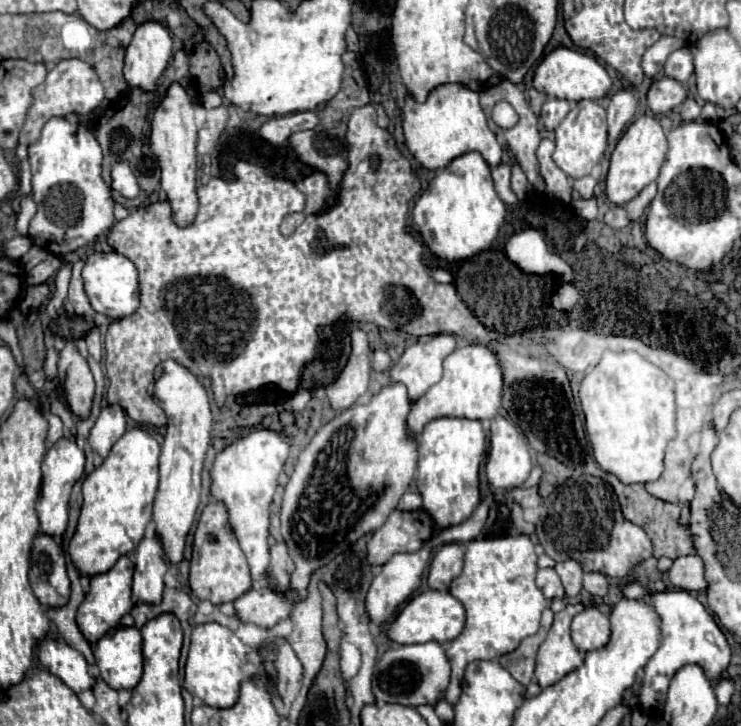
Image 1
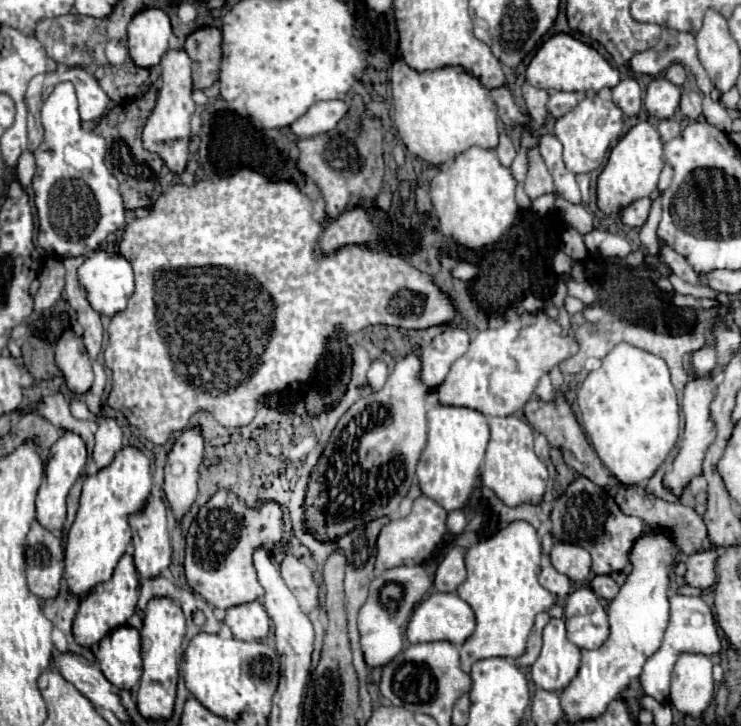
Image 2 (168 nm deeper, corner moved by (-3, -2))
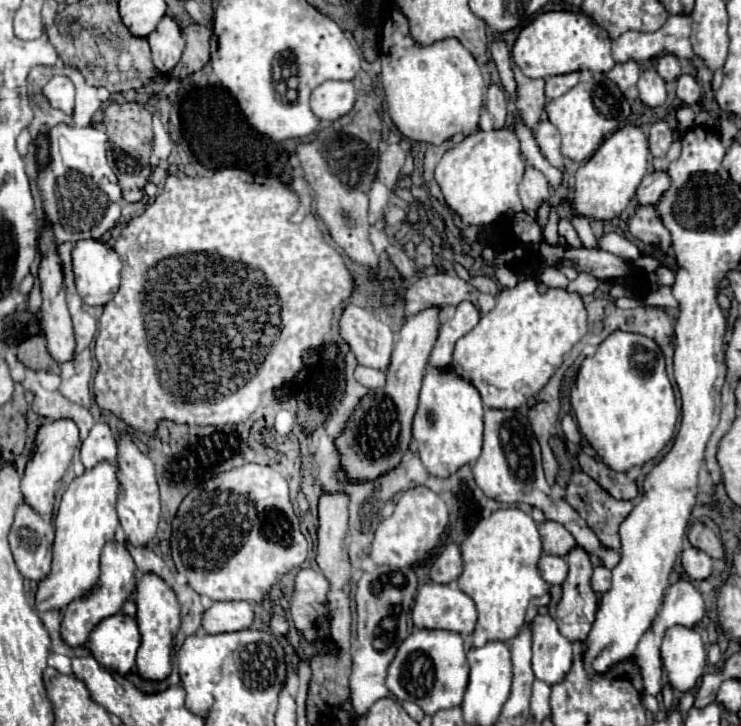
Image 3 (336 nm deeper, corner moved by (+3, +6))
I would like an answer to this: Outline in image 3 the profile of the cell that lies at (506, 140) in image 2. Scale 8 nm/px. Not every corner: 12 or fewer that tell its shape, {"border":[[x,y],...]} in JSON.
{"border":[[500,86],[486,92],[486,110],[494,130],[506,124],[506,96]]}

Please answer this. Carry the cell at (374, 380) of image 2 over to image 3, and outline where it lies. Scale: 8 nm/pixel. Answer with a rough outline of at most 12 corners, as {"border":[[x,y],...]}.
{"border":[[356,366],[354,378],[366,388],[386,382],[386,372]]}

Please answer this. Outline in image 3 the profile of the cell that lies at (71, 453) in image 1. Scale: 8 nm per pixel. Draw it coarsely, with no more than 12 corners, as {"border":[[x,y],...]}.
{"border":[[74,420],[40,426],[24,500],[52,516],[56,484],[78,448]]}

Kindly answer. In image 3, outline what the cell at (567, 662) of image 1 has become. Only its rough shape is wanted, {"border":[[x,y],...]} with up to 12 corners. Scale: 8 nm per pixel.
{"border":[[554,618],[532,622],[532,670],[558,684],[578,654]]}

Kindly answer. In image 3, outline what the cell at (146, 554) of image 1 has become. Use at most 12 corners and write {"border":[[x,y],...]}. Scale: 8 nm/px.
{"border":[[130,436],[118,440],[120,524],[148,546],[160,522],[154,464]]}

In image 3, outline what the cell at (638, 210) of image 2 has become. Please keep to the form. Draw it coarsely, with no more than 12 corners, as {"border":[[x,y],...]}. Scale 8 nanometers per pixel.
{"border":[[652,172],[636,190],[636,206],[654,206],[668,186],[666,172]]}

